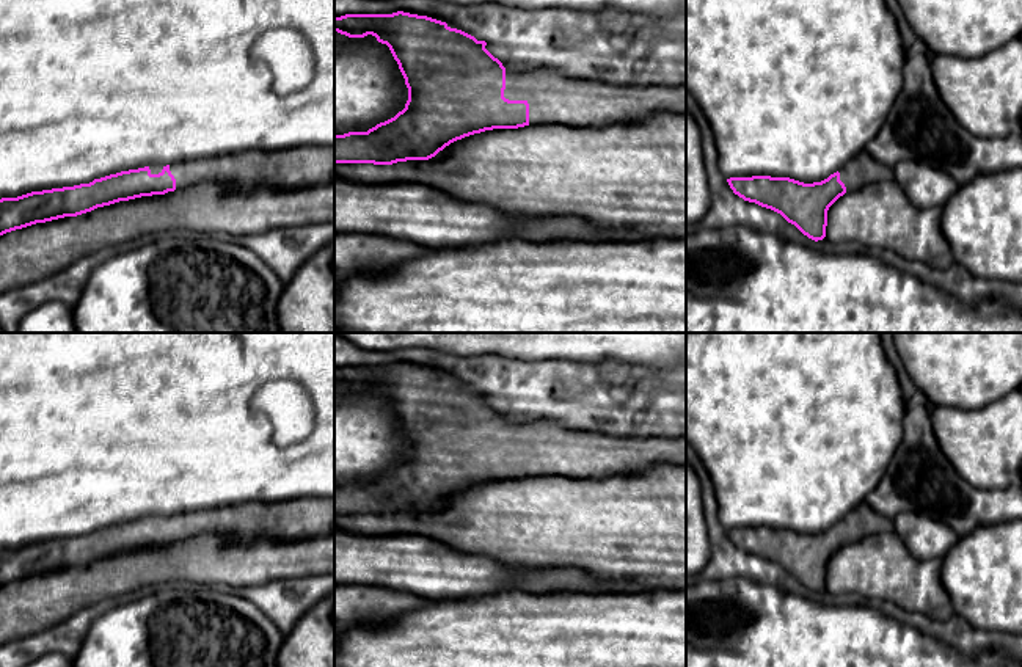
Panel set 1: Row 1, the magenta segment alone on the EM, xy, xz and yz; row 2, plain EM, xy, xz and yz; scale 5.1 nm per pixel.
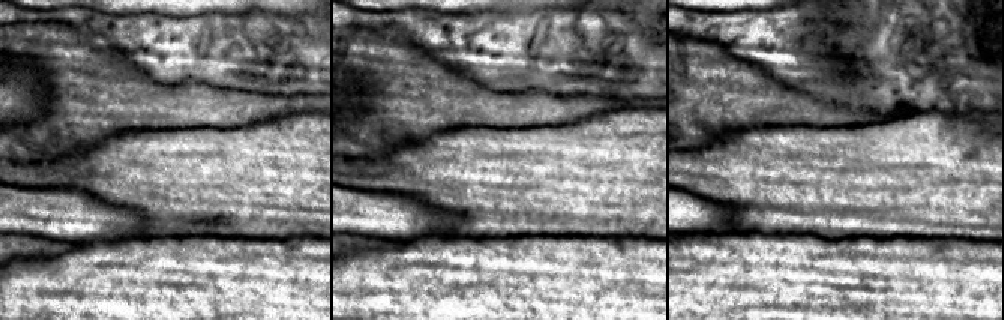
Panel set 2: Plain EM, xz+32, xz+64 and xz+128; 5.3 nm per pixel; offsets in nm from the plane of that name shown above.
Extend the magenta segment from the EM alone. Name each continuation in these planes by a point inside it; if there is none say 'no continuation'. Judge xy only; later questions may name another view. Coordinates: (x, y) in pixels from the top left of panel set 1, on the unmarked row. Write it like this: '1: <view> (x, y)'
1: xy (299, 518)

